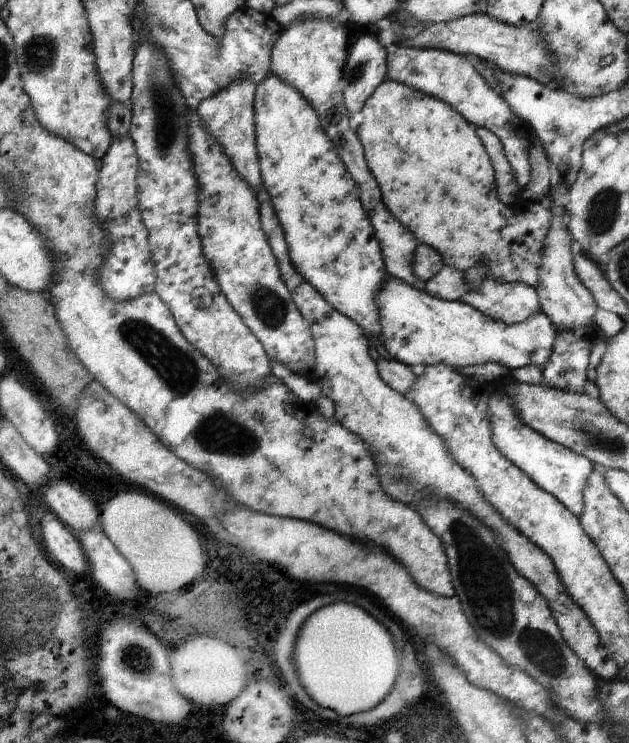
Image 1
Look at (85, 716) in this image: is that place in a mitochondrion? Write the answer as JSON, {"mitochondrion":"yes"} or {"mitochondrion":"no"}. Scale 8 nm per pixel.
{"mitochondrion":"no"}

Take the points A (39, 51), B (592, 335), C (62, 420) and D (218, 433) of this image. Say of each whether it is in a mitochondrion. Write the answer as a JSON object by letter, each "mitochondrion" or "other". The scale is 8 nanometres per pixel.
{"A":"mitochondrion","B":"other","C":"other","D":"mitochondrion"}

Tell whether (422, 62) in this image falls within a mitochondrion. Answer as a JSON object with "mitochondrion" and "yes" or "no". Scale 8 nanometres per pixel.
{"mitochondrion":"no"}

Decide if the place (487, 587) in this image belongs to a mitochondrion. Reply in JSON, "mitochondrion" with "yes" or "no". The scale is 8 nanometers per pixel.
{"mitochondrion":"yes"}

